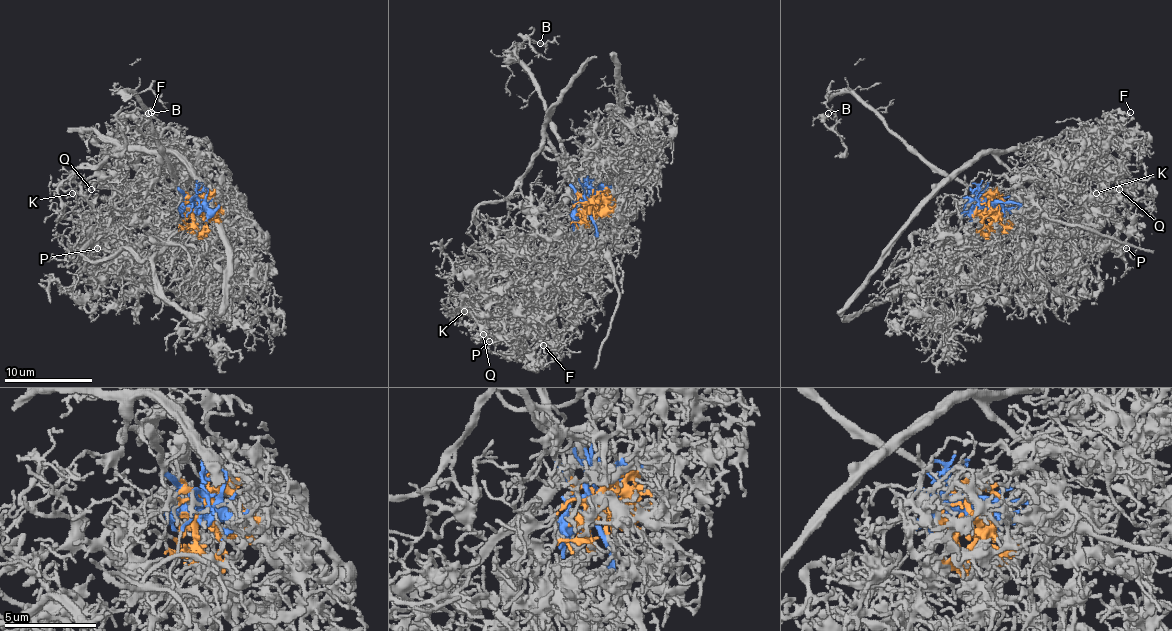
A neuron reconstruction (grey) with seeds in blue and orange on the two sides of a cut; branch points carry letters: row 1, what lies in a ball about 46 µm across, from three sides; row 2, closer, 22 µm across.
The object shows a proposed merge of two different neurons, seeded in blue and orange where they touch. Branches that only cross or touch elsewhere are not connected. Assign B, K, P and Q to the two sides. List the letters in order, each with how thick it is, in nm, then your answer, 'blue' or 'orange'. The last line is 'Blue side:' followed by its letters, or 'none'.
B: 120 nm thick; blue
K: 180 nm thick; orange
P: 100 nm thick; orange
Q: 150 nm thick; orange
Blue side: B

